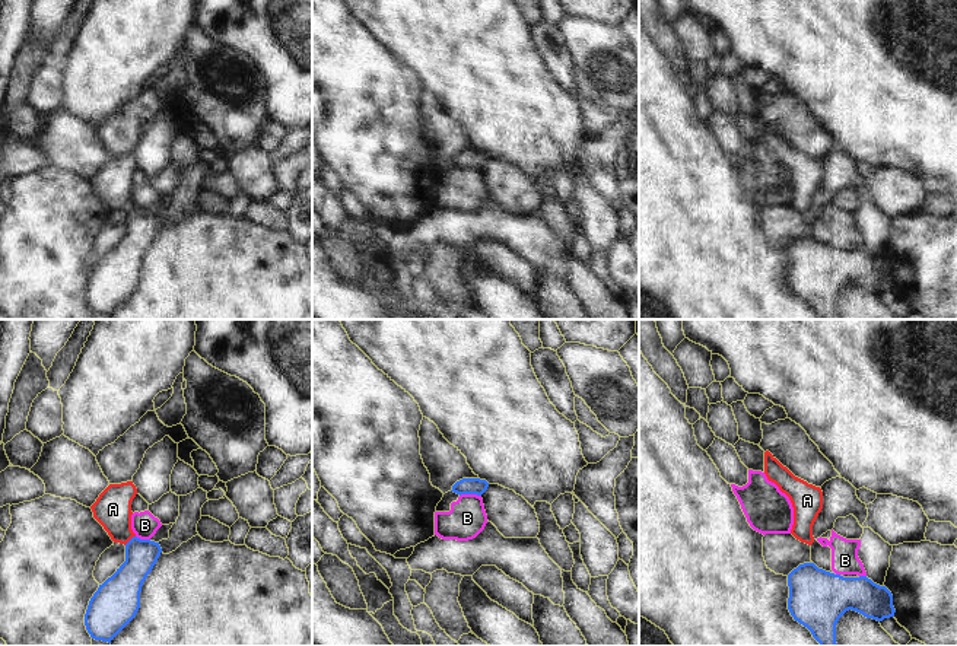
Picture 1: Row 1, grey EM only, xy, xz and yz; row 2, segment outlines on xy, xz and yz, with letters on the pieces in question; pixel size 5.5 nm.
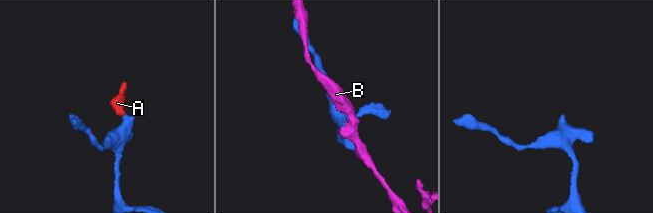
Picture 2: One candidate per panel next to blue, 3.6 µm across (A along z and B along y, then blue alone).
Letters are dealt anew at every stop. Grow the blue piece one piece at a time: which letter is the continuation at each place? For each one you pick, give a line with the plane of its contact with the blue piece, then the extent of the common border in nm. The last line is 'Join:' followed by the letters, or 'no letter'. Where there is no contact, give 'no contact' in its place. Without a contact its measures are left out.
A: xy | 80 nm
Join: A

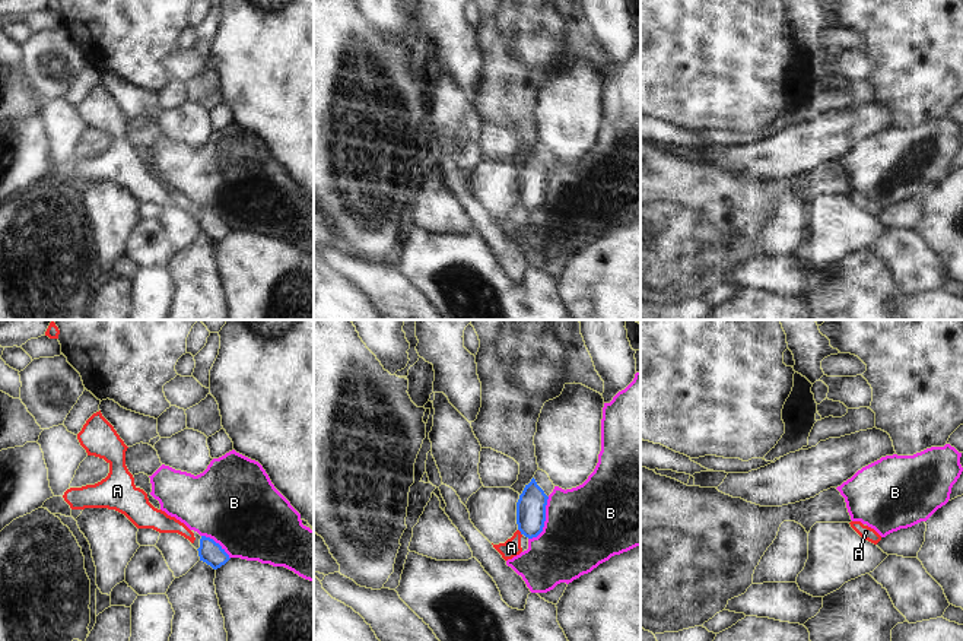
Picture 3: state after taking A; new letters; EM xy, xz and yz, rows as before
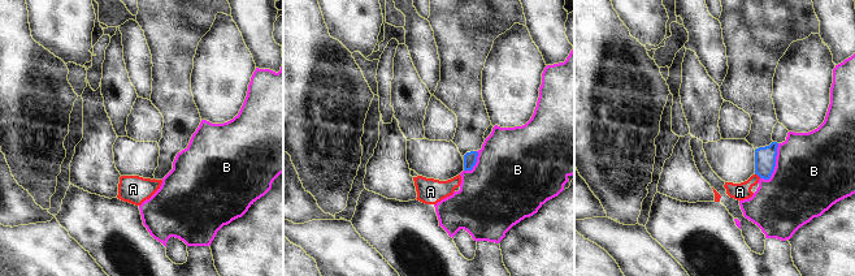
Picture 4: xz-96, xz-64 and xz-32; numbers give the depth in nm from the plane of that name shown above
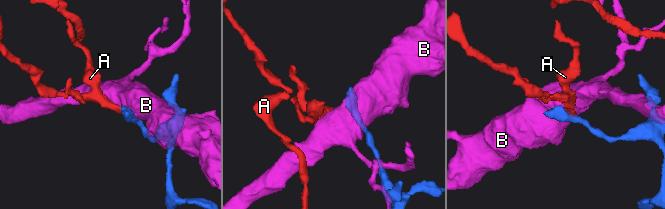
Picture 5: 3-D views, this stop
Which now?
Join: no letter

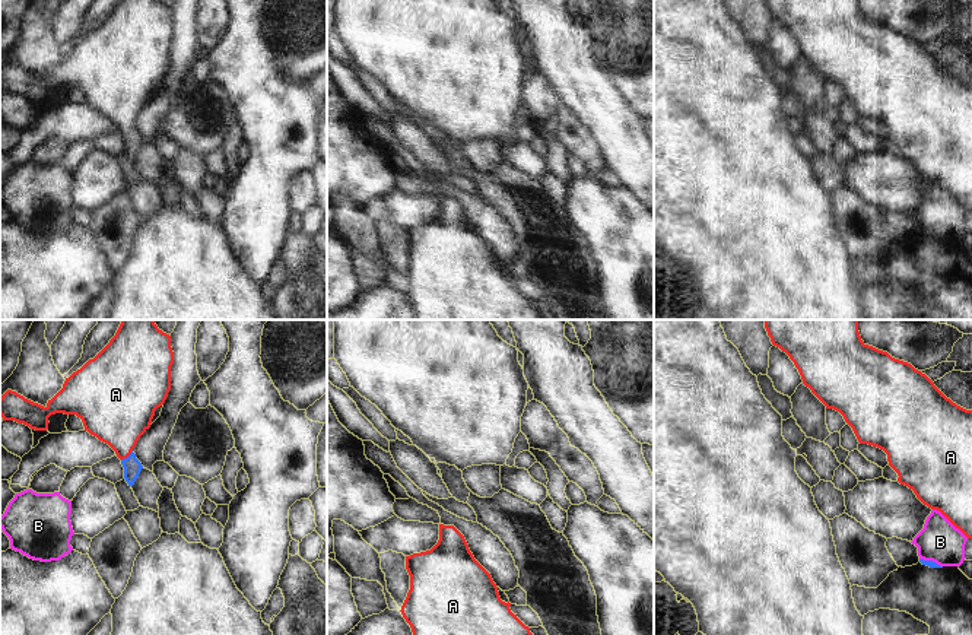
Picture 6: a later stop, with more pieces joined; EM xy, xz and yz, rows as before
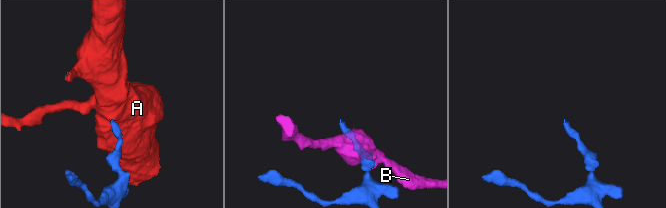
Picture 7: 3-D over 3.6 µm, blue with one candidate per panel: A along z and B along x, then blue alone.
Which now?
A: xy | 90 nm
Join: A

